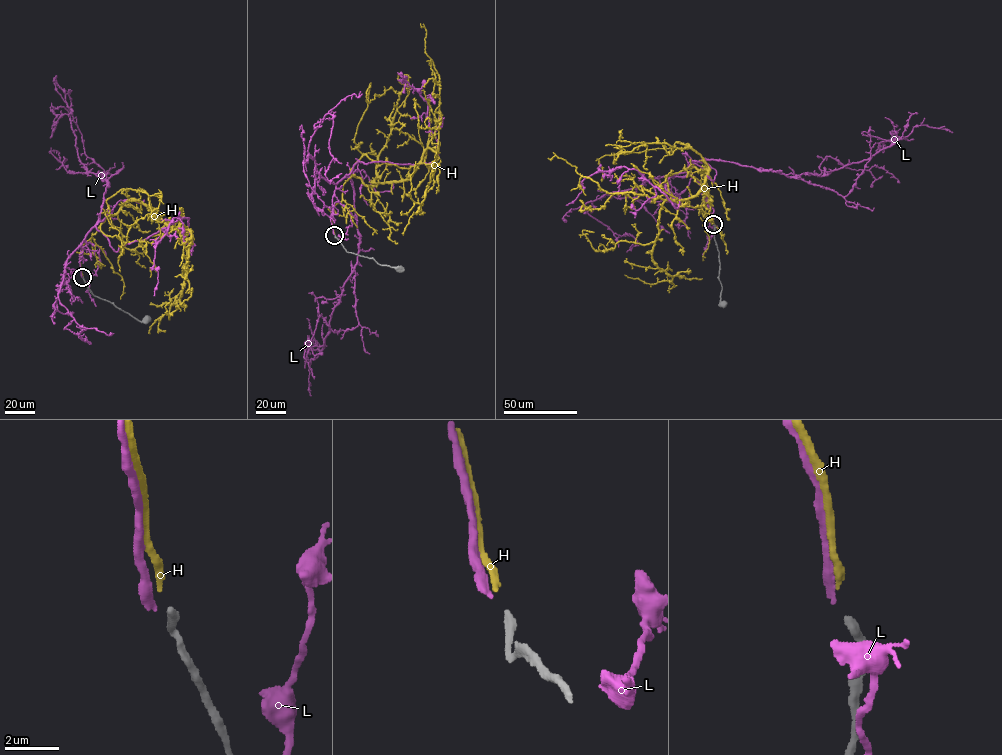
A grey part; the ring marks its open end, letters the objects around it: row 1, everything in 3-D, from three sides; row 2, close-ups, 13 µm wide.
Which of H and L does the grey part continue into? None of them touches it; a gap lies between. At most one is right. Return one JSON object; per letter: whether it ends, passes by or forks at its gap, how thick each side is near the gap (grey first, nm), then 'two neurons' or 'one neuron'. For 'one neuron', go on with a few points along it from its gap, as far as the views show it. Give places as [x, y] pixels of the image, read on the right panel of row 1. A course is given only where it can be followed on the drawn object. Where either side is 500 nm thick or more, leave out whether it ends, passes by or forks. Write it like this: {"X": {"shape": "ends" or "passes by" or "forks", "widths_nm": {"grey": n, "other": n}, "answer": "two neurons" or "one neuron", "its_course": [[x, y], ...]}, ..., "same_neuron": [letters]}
{"H": {"shape": "ends", "widths_nm": {"grey": 320, "other": 240}, "answer": "two neurons"}, "L": {"shape": "ends", "widths_nm": {"grey": 320, "other": 280}, "answer": "two neurons"}, "same_neuron": []}

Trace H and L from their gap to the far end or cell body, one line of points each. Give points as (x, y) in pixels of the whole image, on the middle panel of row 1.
H: (334, 234), (348, 178), (405, 179), (429, 148), (436, 161), (421, 204), (409, 195), (416, 161)
L: (334, 234), (332, 198), (348, 177), (357, 263), (323, 349), (310, 360), (311, 395)

